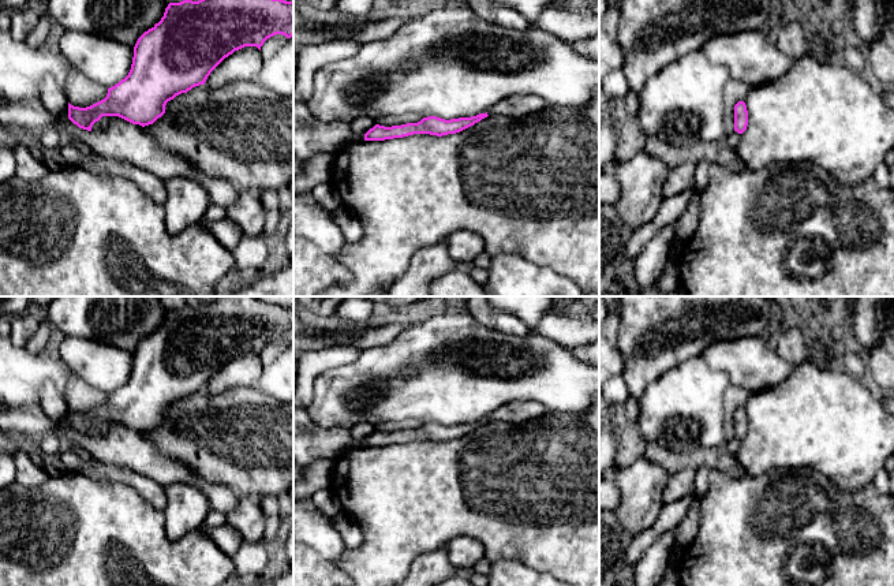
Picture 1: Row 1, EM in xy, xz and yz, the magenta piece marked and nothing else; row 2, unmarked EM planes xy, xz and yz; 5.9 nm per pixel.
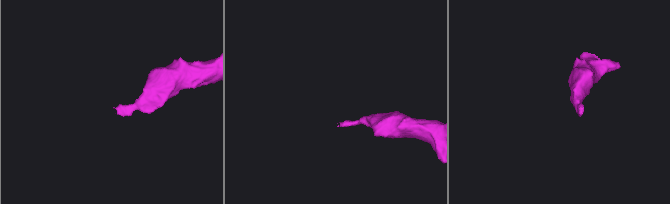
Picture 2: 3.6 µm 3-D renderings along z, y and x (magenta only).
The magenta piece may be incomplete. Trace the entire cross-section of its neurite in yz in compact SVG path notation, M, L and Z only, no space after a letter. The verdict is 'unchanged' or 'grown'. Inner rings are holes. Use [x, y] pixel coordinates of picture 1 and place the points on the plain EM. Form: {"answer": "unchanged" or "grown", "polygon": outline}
{"answer": "unchanged", "polygon": "M744 407L734 411L734 437L742 440L748 432L748 417Z"}

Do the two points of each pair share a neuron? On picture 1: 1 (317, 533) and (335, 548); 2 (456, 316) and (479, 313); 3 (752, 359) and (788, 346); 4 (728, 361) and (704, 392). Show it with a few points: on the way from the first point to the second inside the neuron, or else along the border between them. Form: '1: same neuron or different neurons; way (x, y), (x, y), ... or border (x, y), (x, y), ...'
1: same neuron; way (321, 536), (330, 545)
2: different neurons; border (467, 310), (481, 324), (498, 332)
3: different neurons; border (775, 349), (782, 358), (796, 366)
4: different neurons; border (700, 355), (713, 368), (722, 370), (730, 384)

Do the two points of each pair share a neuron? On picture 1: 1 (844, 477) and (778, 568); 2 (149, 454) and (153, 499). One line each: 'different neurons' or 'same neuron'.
1: different neurons
2: different neurons

